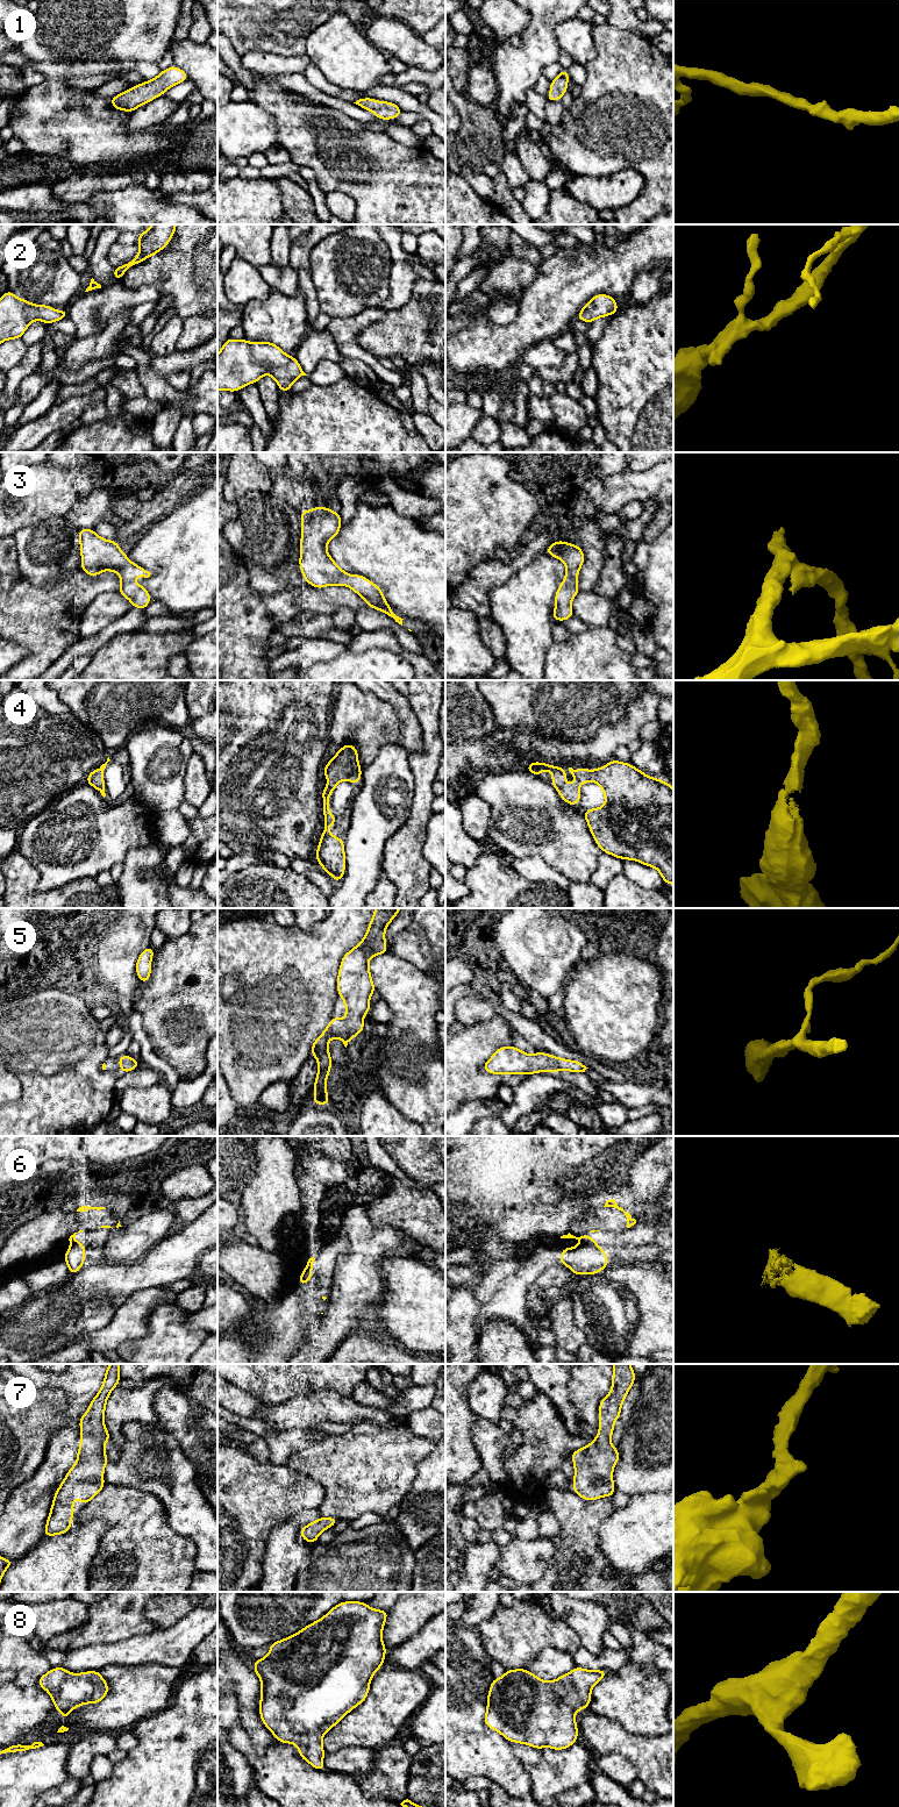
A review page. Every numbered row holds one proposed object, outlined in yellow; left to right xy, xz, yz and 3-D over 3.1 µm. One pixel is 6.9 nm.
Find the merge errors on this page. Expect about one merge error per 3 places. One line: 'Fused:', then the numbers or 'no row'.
Fused: 6

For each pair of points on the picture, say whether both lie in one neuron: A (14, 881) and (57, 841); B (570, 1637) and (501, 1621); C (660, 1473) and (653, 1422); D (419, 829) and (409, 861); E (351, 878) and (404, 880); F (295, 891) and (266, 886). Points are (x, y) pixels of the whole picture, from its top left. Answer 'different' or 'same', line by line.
A: different
B: same
C: same
D: same
E: different
F: same

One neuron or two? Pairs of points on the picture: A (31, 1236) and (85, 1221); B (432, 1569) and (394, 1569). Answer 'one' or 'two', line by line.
A: one
B: two

